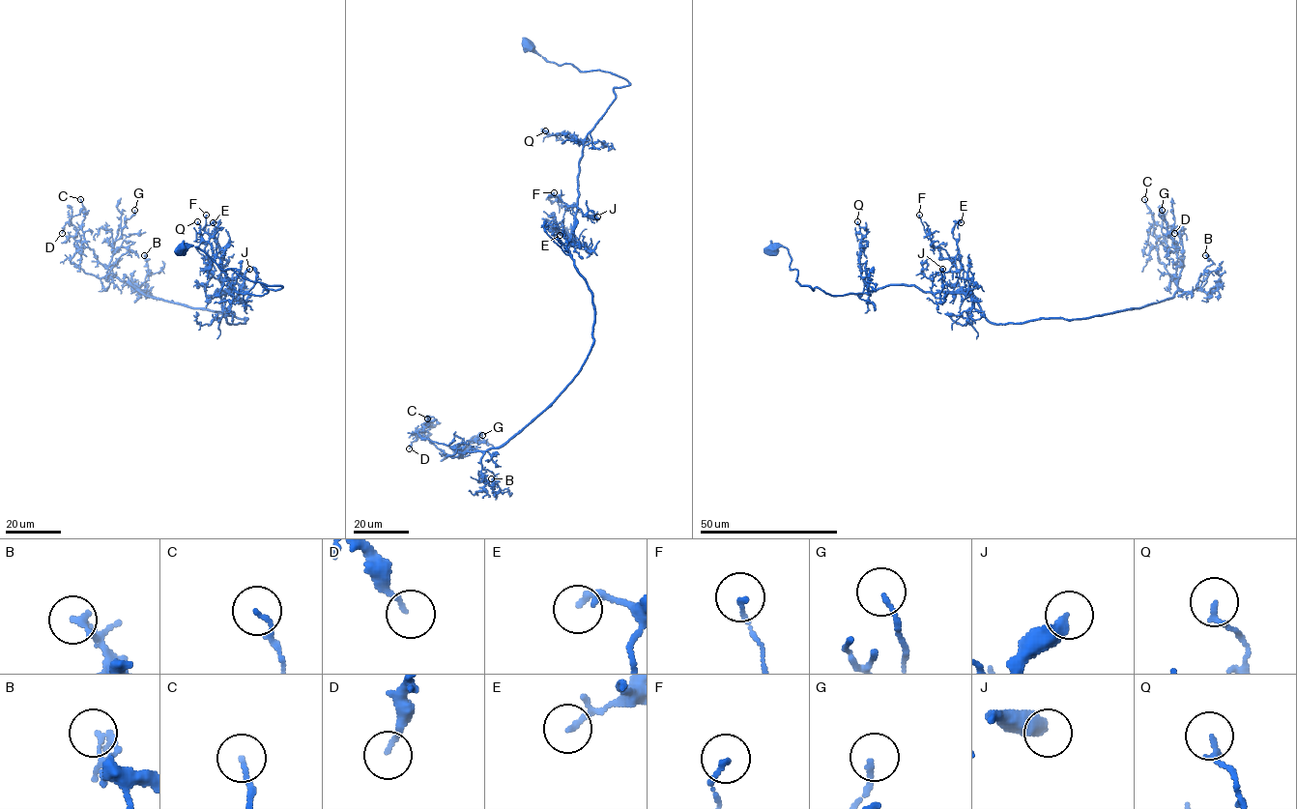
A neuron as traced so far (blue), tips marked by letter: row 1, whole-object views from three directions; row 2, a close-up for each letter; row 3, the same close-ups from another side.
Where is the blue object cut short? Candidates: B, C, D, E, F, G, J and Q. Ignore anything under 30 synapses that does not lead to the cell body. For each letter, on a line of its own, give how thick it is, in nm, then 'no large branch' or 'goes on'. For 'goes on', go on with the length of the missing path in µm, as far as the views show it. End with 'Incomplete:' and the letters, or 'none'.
B: calibre 150 nm; no large branch
C: calibre 130 nm; no large branch
D: calibre 130 nm; no large branch
E: calibre 120 nm; no large branch
F: calibre 140 nm; no large branch
G: calibre 140 nm; no large branch
J: calibre 440 nm; no large branch
Q: calibre 170 nm; no large branch
Incomplete: none

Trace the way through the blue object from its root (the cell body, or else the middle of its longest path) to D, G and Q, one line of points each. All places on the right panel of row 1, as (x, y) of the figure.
D: (771, 250), (813, 290), (969, 293), (989, 321), (1021, 323), (1171, 298), (1183, 266), (1162, 221), (1174, 233)
G: (771, 250), (832, 296), (915, 285), (969, 293), (994, 323), (1085, 319), (1173, 296), (1184, 256), (1162, 210)
Q: (771, 250), (780, 245), (788, 250), (790, 269), (797, 271), (801, 285), (832, 296), (867, 293), (857, 221)

